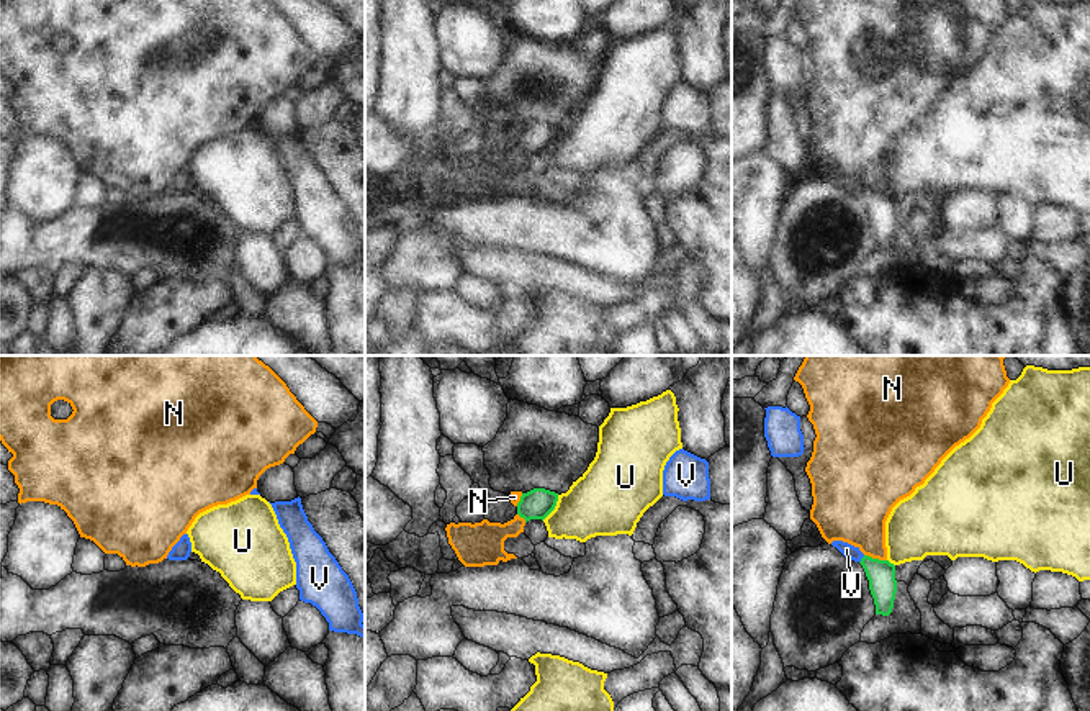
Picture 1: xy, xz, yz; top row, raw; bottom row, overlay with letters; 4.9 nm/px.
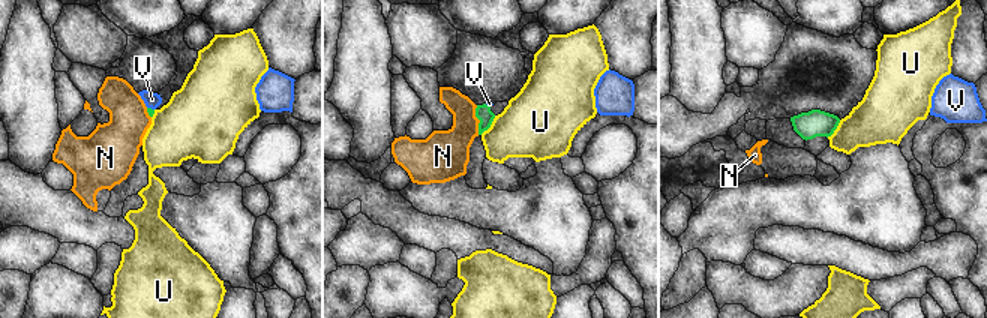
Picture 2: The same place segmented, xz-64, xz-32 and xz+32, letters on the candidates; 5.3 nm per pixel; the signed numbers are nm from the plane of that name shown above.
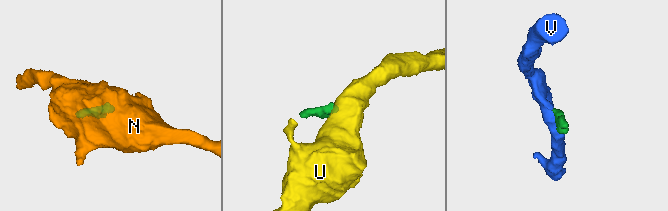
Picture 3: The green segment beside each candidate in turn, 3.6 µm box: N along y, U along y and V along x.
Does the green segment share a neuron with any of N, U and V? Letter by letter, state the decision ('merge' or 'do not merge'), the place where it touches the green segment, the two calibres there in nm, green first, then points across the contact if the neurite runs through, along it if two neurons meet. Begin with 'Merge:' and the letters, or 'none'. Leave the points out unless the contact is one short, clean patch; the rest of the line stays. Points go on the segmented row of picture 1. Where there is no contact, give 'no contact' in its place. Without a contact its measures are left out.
Merge: V
N: do not merge; meets green in yz at (876, 559); 140 nm thick on the green side, 300 nm on the other; border along yz (864, 554), (886, 561)
U: do not merge; meets green in xz at (554, 508); 150 nm thick on the green side, 320 nm on the other; border along xz (558, 495), (557, 505), (542, 520)
V: merge; meets green in yz at (861, 559); 140 nm thick on the green side, 70 nm on the other; runs through yz (881, 574), (861, 559), (846, 549)

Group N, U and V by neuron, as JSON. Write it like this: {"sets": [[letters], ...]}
{"sets": [["N"], ["U"], ["V"]]}

